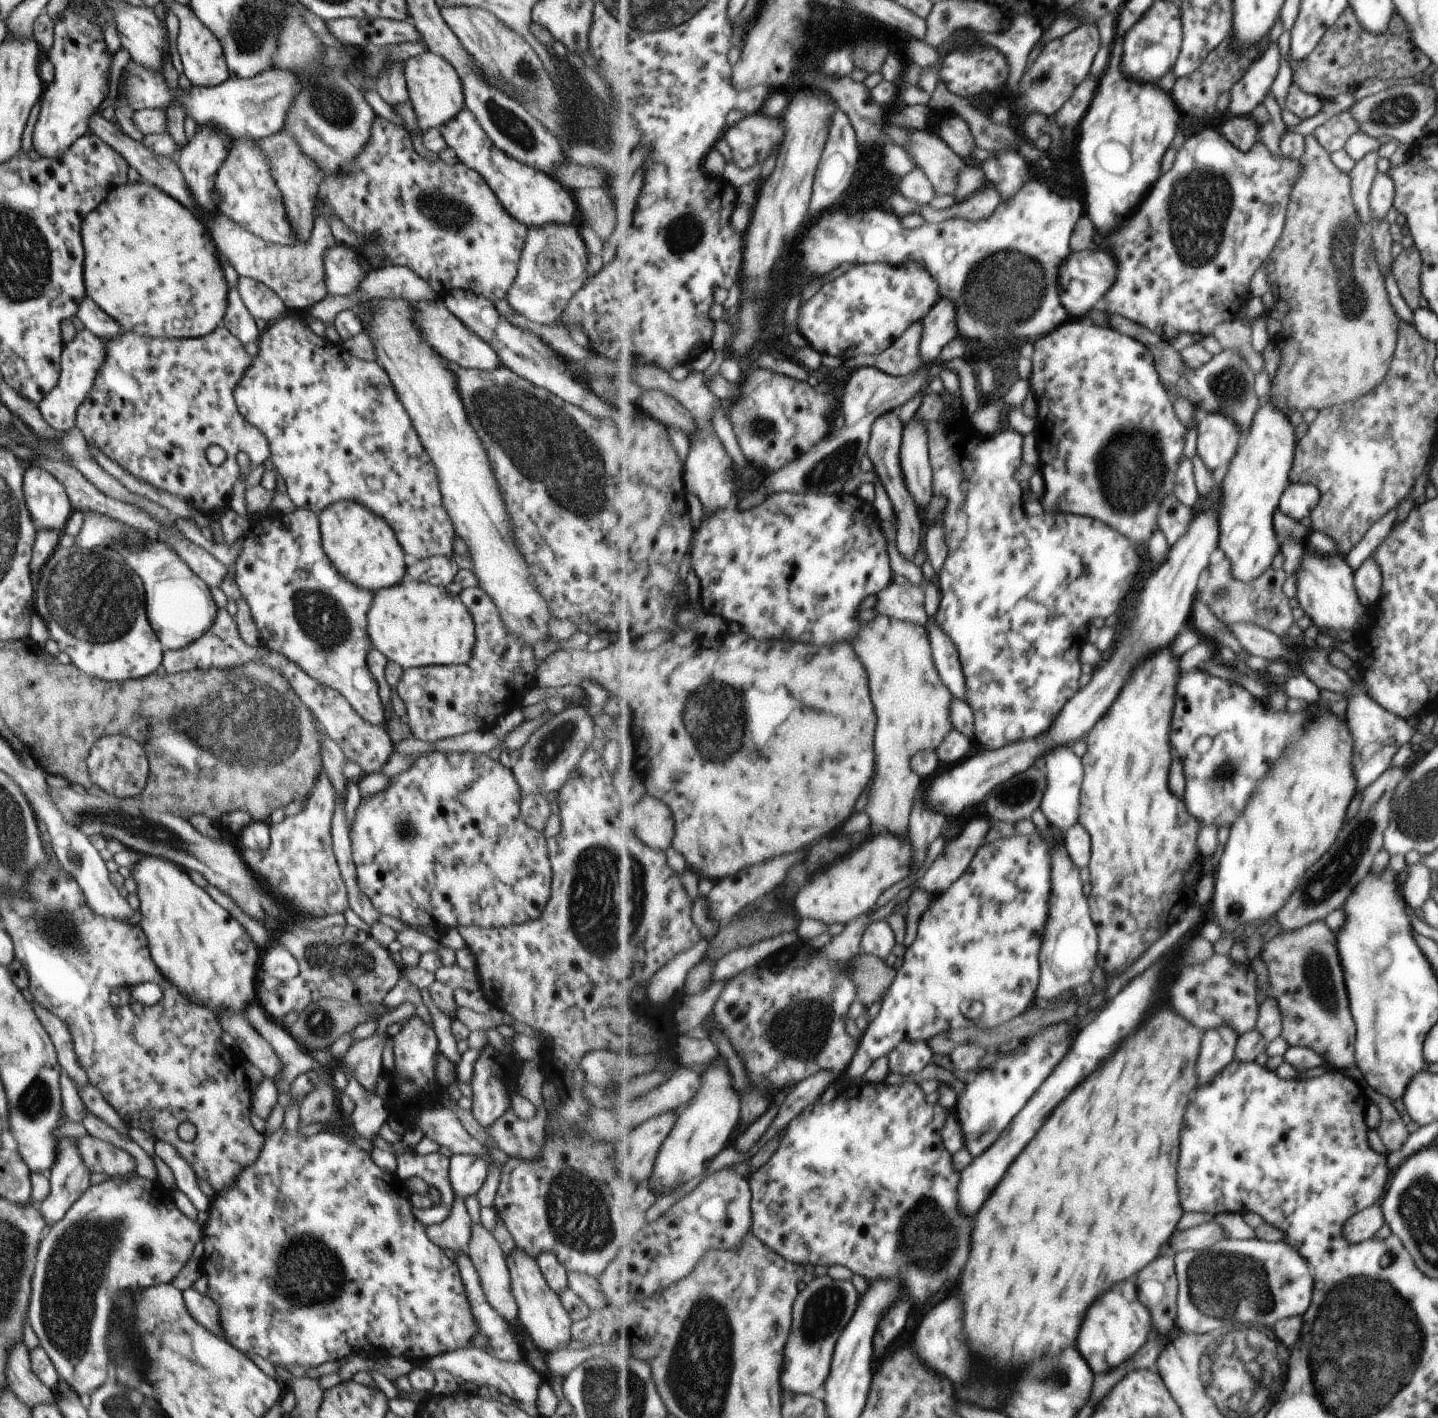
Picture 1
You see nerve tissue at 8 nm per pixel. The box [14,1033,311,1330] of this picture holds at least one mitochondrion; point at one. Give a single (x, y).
(33, 1104)

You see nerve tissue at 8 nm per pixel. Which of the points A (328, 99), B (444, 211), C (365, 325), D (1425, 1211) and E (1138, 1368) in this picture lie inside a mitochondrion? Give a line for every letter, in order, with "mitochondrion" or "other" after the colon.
A: mitochondrion
B: mitochondrion
C: other
D: mitochondrion
E: other

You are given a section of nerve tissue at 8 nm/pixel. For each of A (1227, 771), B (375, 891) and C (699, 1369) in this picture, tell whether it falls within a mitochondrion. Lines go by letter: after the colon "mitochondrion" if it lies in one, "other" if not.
A: mitochondrion
B: other
C: mitochondrion

